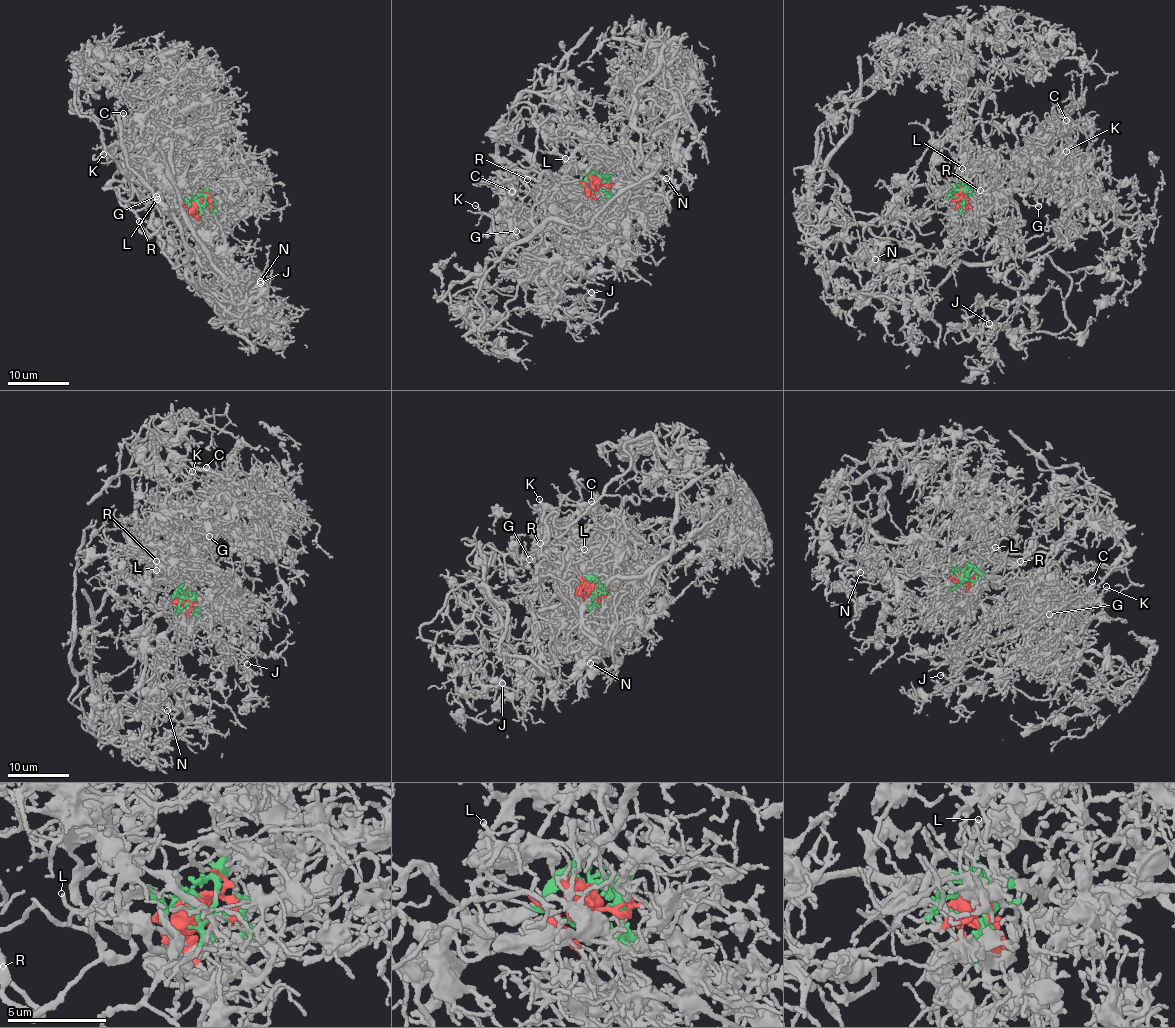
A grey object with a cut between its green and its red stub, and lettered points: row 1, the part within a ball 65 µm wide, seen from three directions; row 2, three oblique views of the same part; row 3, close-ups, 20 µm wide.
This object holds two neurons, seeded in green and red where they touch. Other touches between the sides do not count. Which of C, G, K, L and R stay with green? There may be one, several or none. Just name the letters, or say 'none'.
none

